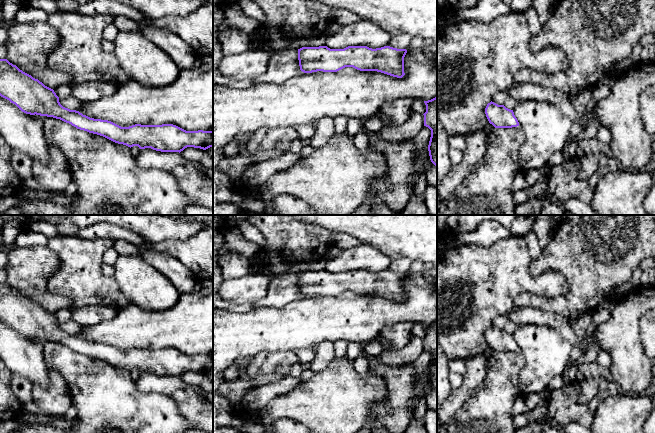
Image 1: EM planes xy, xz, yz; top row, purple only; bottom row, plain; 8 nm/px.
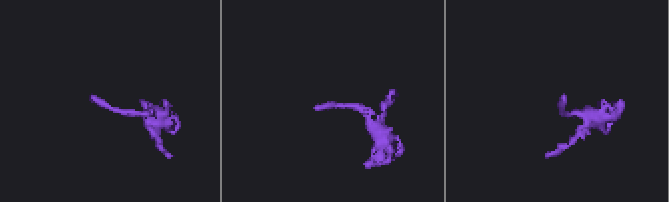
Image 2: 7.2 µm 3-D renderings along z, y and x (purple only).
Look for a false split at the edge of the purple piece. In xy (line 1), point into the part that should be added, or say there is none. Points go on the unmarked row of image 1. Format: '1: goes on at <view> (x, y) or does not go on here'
1: does not go on here

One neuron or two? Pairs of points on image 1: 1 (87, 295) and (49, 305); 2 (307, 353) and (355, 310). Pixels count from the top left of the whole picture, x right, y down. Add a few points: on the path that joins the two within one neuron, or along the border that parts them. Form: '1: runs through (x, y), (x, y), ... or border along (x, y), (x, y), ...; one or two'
1: border along (49, 292), (67, 296), (72, 301), (72, 308); two
2: border along (310, 347), (293, 350); two

